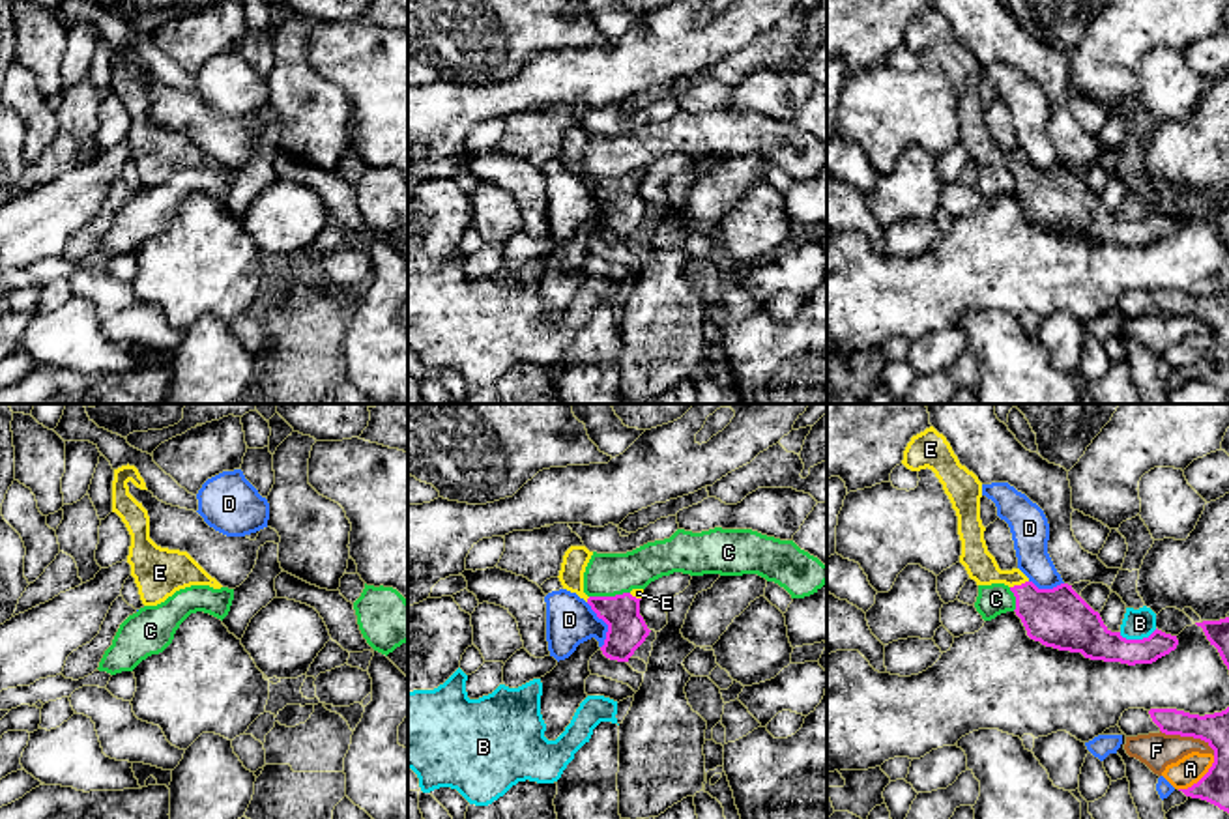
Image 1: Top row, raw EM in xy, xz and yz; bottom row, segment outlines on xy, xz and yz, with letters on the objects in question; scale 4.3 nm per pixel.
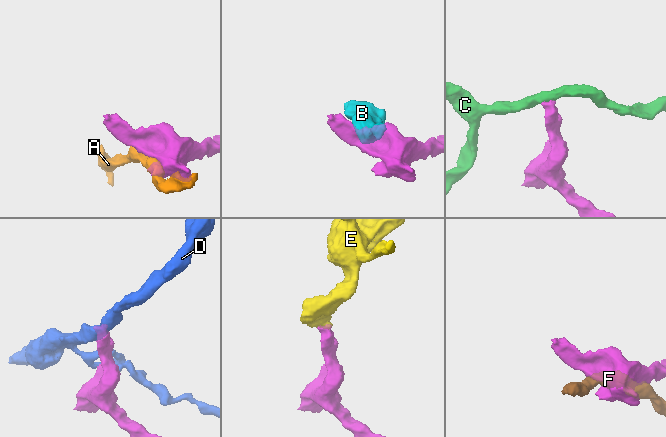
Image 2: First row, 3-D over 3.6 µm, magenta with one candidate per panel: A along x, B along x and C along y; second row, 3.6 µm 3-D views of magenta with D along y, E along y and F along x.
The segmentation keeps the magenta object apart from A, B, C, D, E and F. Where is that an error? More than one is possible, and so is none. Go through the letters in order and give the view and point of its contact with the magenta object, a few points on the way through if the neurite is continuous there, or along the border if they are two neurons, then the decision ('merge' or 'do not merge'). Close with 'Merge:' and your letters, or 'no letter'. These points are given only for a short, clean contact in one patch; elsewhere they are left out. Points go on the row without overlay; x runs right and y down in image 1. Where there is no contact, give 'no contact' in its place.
A: yz (1201, 359) | do not merge
B: yz (1138, 221) | along yz (1156, 210), (1142, 219), (1123, 219), (1119, 215) | do not merge
C: xz (608, 178) | along xz (629, 172), (590, 178) | do not merge
D: xz (607, 204) | along xz (586, 184), (607, 206), (607, 219), (601, 229) | do not merge
E: yz (1018, 167) | across yz (1057, 199), (1048, 197), (1018, 167), (981, 146) | merge
F: yz (1188, 316) | do not merge
Merge: E

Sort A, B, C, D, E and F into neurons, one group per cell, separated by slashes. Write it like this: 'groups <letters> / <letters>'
groups A C / B / D / E / F

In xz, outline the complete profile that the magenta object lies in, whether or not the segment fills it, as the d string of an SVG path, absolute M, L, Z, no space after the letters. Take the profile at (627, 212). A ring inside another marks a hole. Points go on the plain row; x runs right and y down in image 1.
M571 127L563 136L557 159L563 170L584 180L597 198L608 206L606 221L600 228L602 236L610 241L629 243L651 213L640 196L643 170L615 178L587 178L584 174L584 153L591 136L593 133L586 127Z

